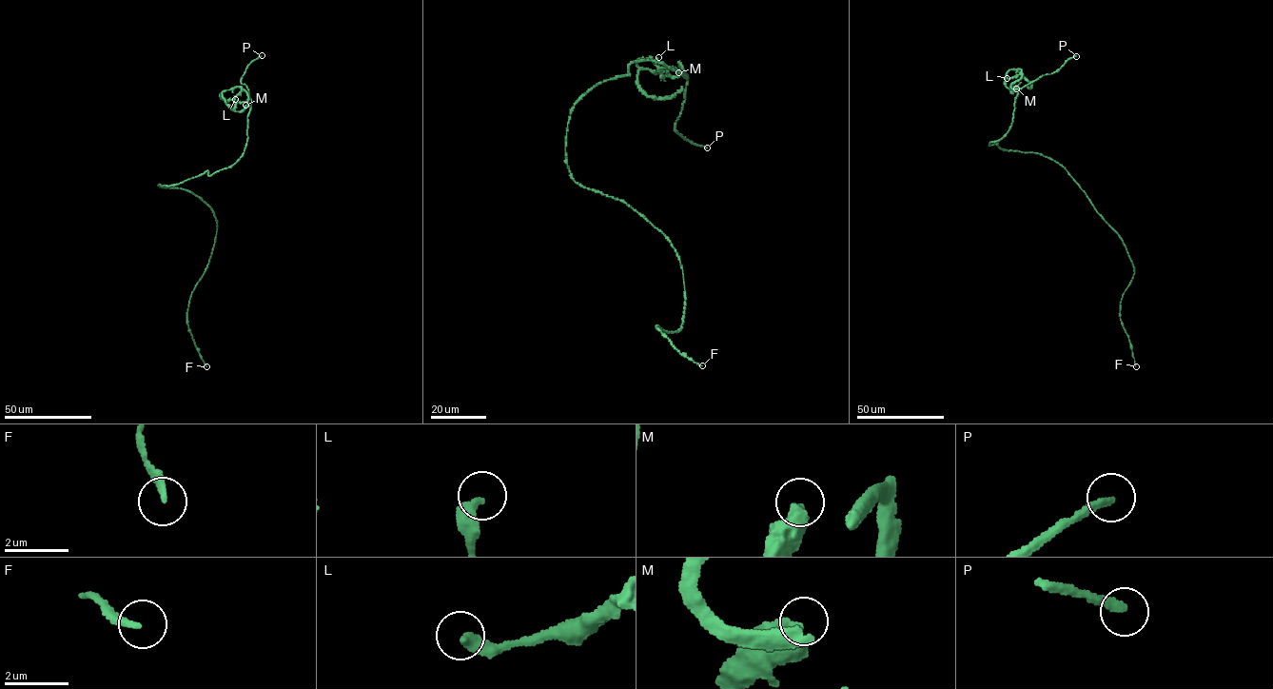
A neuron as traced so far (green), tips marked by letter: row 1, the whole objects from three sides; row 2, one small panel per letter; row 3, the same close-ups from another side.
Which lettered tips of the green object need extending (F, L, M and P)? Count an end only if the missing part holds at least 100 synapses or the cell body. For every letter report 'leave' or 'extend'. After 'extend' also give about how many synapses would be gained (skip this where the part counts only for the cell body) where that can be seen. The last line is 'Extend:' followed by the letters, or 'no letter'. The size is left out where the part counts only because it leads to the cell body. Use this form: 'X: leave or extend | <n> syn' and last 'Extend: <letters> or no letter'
F: leave
L: leave
M: leave
P: extend | 170 syn
Extend: P

